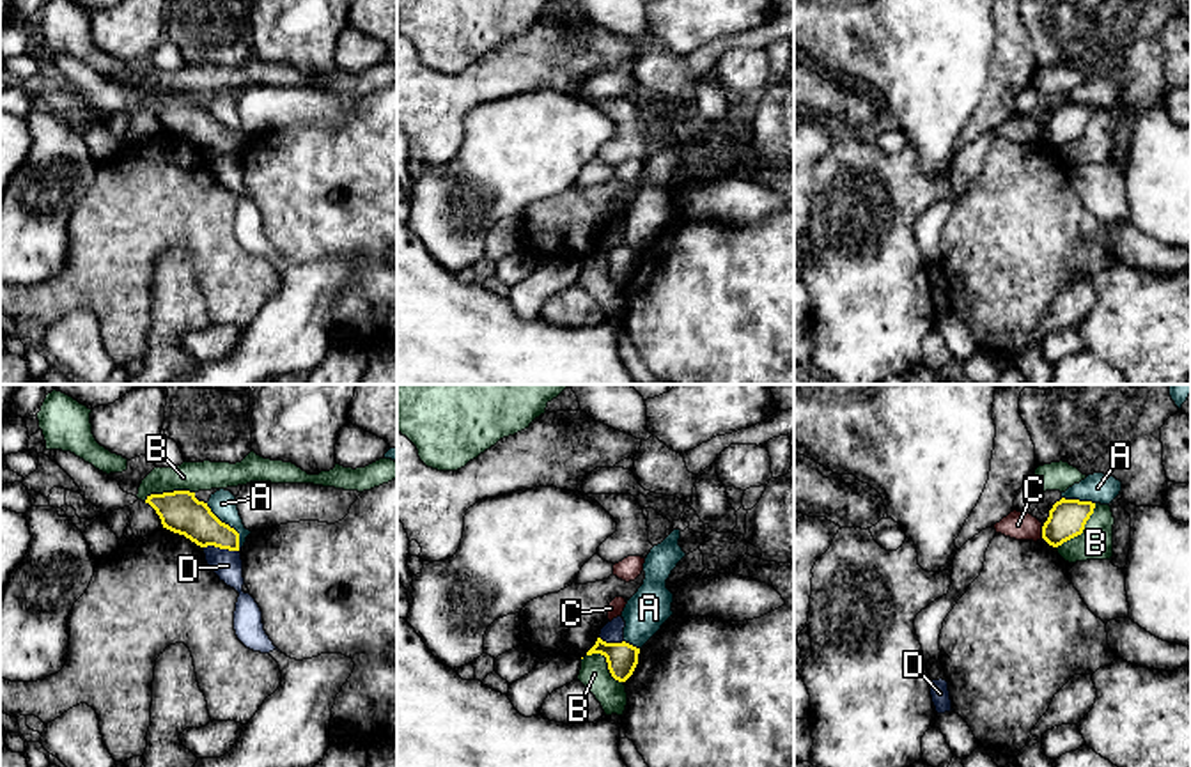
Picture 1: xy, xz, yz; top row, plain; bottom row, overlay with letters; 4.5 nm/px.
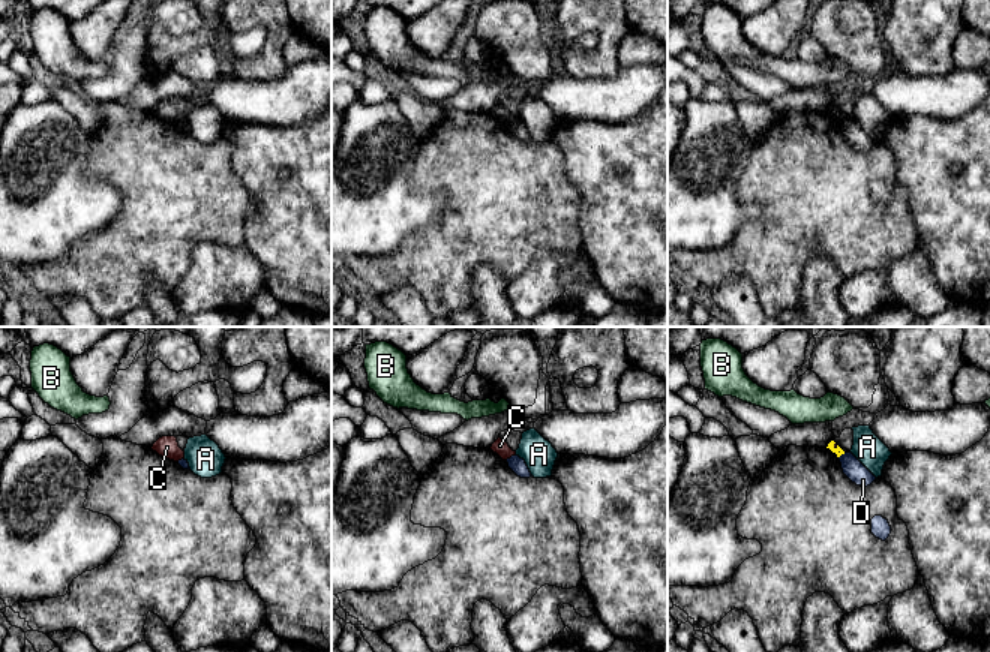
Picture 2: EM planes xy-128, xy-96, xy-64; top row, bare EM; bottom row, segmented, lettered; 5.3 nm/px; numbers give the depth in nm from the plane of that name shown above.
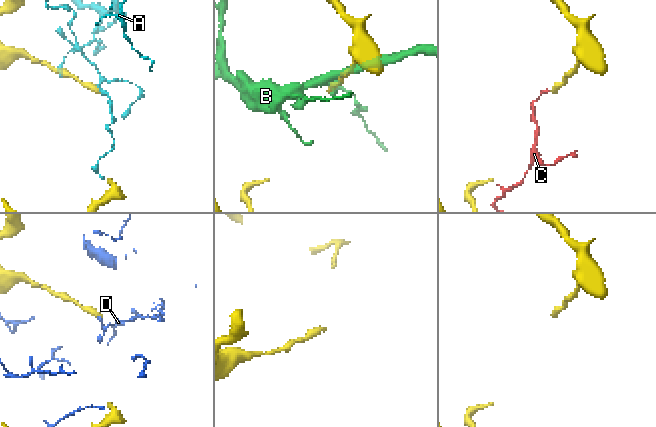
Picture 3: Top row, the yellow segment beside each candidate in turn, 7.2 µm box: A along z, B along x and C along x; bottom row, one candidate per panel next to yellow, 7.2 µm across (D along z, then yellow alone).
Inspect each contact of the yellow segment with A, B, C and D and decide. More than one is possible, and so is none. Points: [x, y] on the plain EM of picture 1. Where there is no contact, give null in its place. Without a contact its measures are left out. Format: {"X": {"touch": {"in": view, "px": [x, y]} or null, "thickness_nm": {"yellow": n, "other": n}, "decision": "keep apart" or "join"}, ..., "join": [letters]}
{"A": {"touch": {"in": "xy", "px": [227, 128]}, "thickness_nm": {"yellow": 190, "other": 120}, "decision": "keep apart"}, "B": {"touch": {"in": "yz", "px": [1083, 131]}, "thickness_nm": {"yellow": 170, "other": 160}, "decision": "keep apart"}, "C": {"touch": {"in": "yz", "px": [1043, 135]}, "thickness_nm": {"yellow": 170, "other": 130}, "decision": "keep apart"}, "D": {"touch": {"in": "xy", "px": [222, 151]}, "thickness_nm": {"yellow": 190, "other": 140}, "decision": "keep apart"}, "join": []}

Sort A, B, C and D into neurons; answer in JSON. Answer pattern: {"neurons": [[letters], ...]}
{"neurons": [["A"], ["B"], ["C"], ["D"]]}

